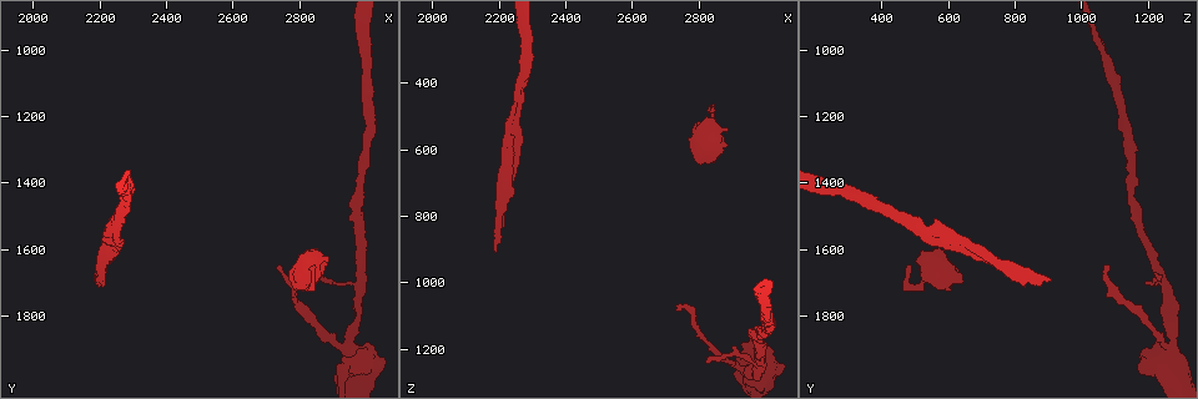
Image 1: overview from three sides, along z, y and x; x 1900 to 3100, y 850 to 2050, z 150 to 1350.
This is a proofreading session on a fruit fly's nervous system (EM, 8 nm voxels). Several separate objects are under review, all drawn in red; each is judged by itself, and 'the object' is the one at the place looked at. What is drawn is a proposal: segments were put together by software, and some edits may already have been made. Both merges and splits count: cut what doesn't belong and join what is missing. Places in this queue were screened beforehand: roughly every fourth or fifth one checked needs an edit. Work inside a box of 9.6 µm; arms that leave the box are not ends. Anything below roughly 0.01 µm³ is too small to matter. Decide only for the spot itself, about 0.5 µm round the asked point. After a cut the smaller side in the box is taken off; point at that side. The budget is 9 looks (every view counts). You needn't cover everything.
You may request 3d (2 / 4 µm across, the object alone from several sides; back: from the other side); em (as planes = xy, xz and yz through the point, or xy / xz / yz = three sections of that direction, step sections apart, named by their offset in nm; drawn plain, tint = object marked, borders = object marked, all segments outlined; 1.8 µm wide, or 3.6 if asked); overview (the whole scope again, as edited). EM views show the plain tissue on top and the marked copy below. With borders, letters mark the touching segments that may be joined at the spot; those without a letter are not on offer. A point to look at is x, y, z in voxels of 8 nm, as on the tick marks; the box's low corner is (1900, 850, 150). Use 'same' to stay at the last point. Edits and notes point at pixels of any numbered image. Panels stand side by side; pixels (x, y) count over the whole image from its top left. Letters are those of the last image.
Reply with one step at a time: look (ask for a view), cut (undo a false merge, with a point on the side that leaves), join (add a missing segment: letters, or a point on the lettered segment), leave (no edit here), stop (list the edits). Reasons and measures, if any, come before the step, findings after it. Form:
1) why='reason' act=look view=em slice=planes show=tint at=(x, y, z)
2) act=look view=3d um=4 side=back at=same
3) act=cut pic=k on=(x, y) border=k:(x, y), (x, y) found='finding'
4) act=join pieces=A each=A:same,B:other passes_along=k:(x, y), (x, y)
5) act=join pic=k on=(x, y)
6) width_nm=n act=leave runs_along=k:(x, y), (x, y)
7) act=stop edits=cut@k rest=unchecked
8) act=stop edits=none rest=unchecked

why='sudden change in width' act=look view=3d um=4 at=(2950, 1890, 1270)

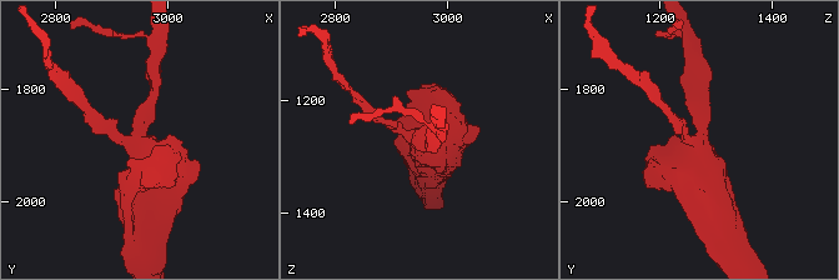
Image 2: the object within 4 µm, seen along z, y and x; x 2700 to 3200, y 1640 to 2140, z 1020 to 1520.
act=look view=em um=3.6 slice=planes show=tint at=(2955, 1895, 1270)

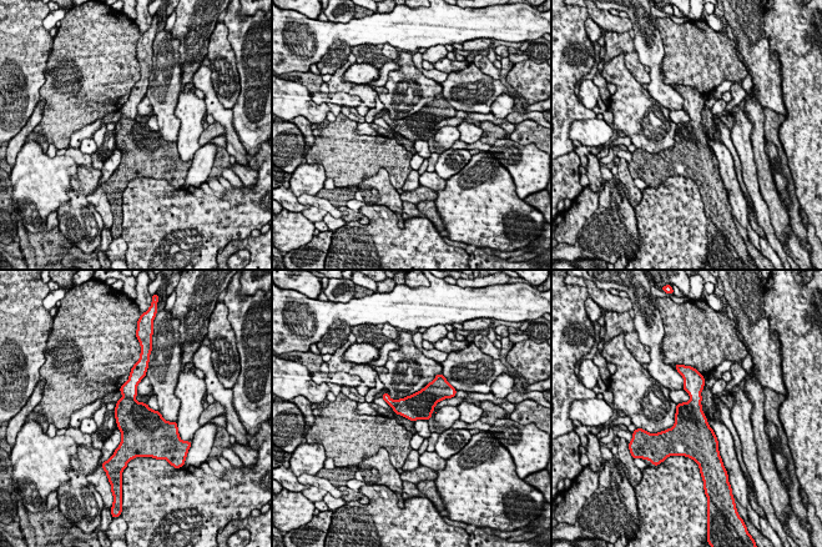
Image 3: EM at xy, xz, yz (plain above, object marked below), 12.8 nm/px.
why='see the neighbours' act=look view=em um=3.6 slice=planes show=borders at=same

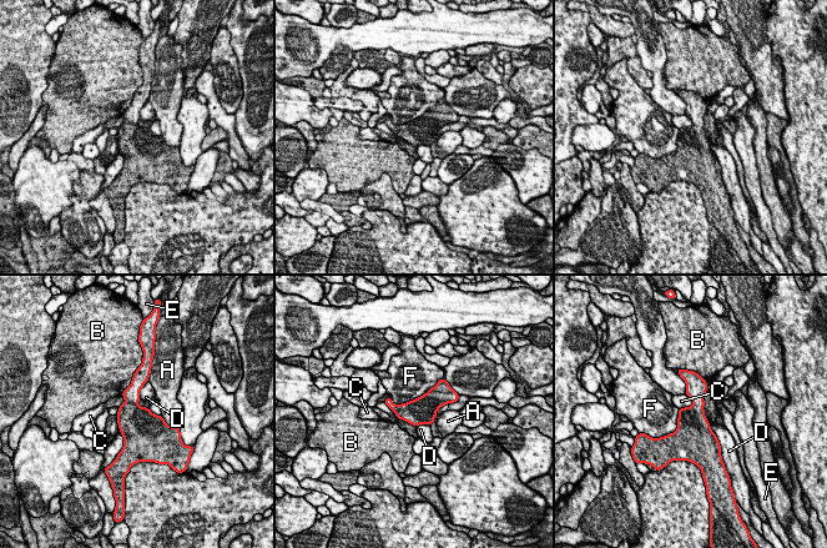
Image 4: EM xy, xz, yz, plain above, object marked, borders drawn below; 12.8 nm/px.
act=leave each=A:other,B:other,C:other,D:other,E:other,F:other border=4:(707, 422), (721, 448) found='one neuron here'

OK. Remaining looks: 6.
why='branch stops here' act=look view=3d um=4 at=(2180, 1700, 920)

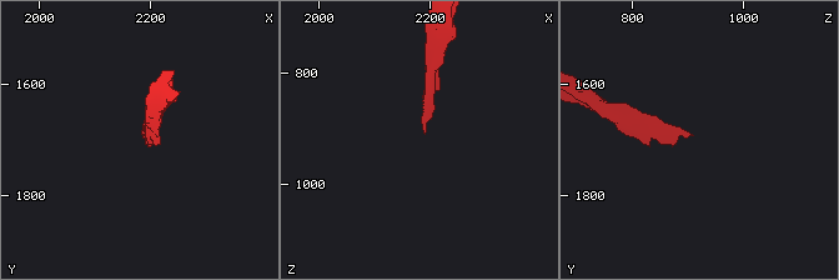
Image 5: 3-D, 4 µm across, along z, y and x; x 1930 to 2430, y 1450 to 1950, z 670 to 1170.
act=look view=em slice=planes show=borders at=(2190, 1695, 905)

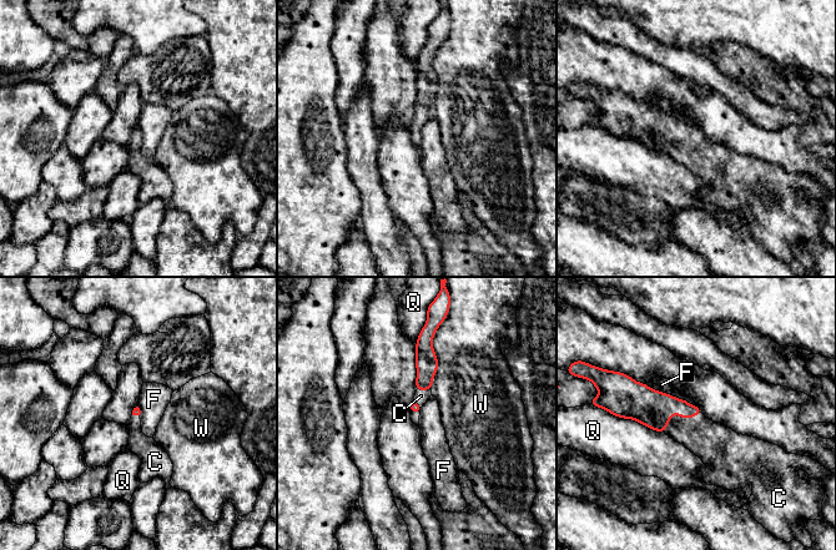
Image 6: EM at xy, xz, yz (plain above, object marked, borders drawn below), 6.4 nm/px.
act=join pieces=C each=C:same,F:other,Q:other,W:other passes_along=6:(643, 400), (679, 414), (706, 439) found='it goes on there'

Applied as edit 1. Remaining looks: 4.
why='a fork' act=look view=3d um=4 at=(2220, 1580, 600)

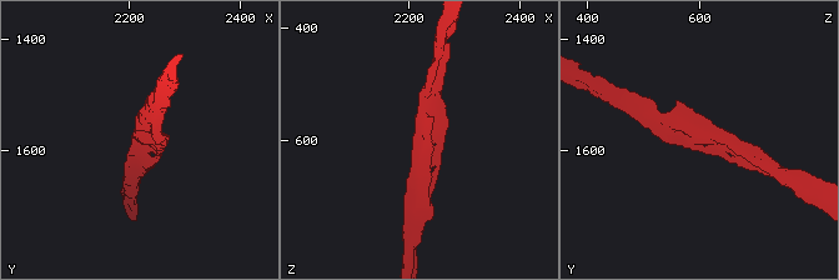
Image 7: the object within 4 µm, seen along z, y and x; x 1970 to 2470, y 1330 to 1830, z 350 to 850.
act=look view=em slice=planes show=tint at=(2220, 1575, 600)

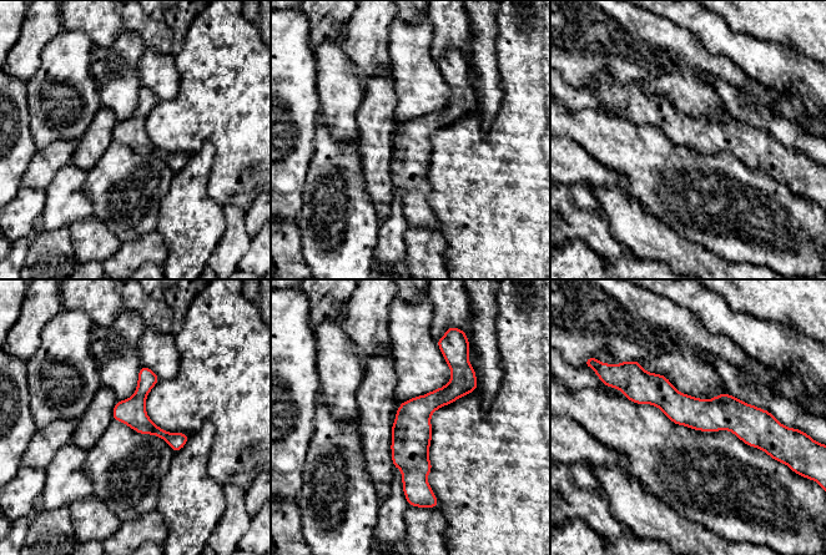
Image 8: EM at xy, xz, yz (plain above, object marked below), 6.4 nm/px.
act=look view=em slice=planes show=borders at=same

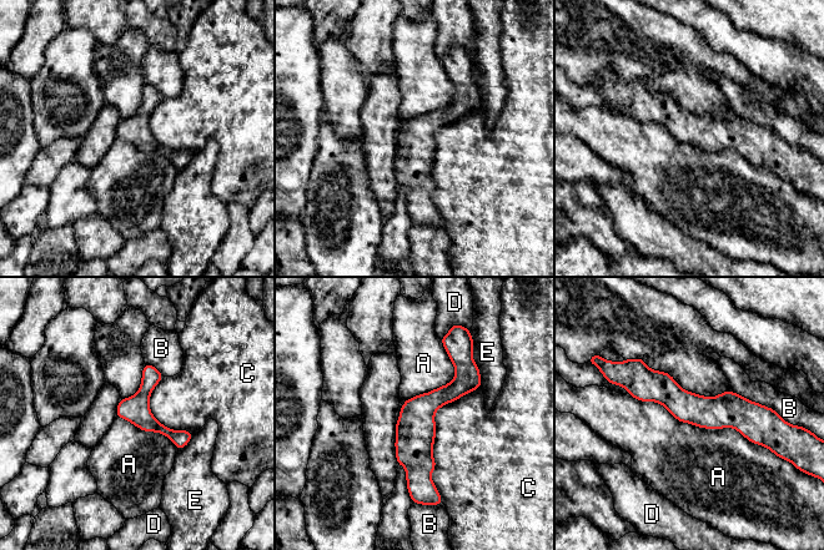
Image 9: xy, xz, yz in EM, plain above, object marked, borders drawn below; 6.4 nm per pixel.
width_nm=180 act=leave each=A:other,B:other,C:other,D:other,E:other runs_along=9:(627, 385), (769, 423) found='one neuron here'

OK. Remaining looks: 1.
act=look view=em um=3.6 slice=planes show=borders at=(2830, 1660, 490)

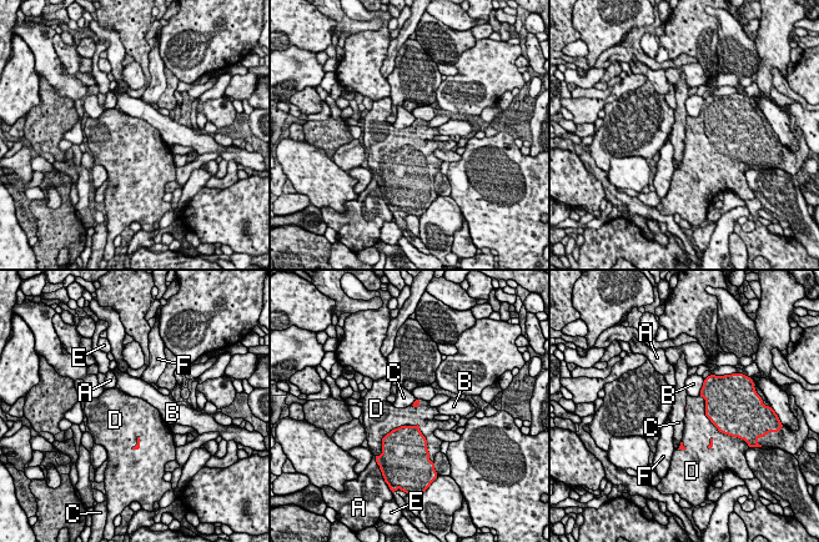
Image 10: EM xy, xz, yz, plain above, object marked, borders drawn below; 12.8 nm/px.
act=join pieces=D each=A:other,B:other,C:other,D:same,E:other,F:other passes_along=10:(406, 445), (410, 426), (393, 417) found='the neuron continues'

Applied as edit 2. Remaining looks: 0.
act=stop edits=join@6,join@10 rest=unchecked

